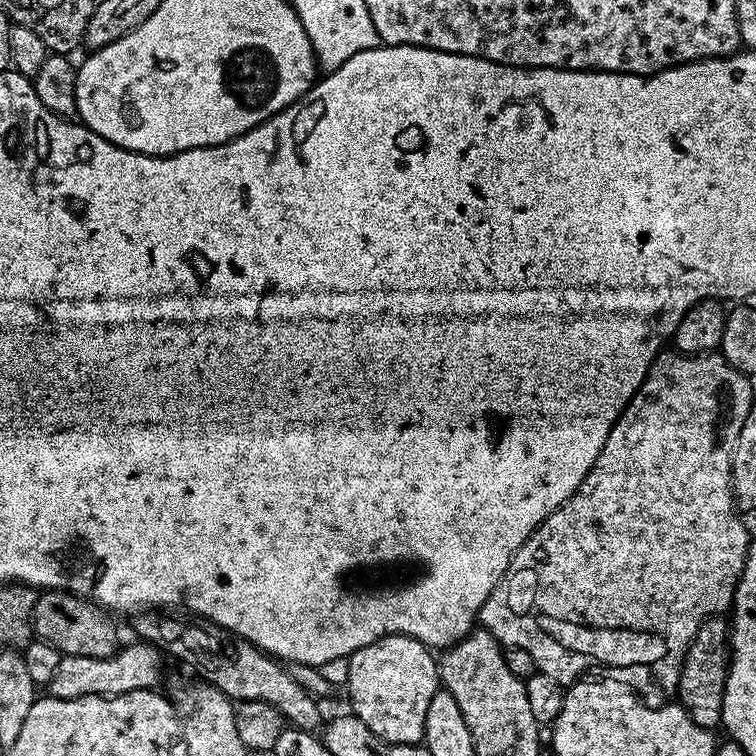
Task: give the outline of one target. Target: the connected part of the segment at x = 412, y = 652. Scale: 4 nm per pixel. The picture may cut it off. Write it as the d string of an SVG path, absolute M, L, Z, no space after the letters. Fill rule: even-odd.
M384 636L378 642L358 650L347 657L348 664L348 700L352 703L351 715L357 716L378 738L391 744L419 744L424 739L426 710L430 707L430 698L441 691L440 669L433 649L426 647L409 636Z

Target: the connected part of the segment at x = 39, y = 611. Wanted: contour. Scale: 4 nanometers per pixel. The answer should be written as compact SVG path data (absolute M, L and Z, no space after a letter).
M44 590L36 598L32 631L35 639L43 640L63 655L106 658L113 656L121 643L111 619L113 617L105 609L99 608L91 600L84 600L63 590Z

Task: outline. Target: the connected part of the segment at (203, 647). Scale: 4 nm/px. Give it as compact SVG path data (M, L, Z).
M140 614L135 617L132 628L141 641L154 644L161 653L173 656L184 664L200 671L199 679L216 687L229 700L257 700L274 706L284 715L291 727L315 733L321 727L320 708L315 696L298 686L278 660L248 640L237 638L233 633L208 622L195 619L179 620L176 614Z

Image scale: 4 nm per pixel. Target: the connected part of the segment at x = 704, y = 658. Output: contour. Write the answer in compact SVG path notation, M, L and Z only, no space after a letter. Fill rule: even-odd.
M713 618L705 620L694 634L687 652L684 654L684 664L680 667L680 683L678 685L679 703L698 722L698 726L709 730L721 727L722 698L726 690L728 677L728 662L730 659L730 624L727 619Z

